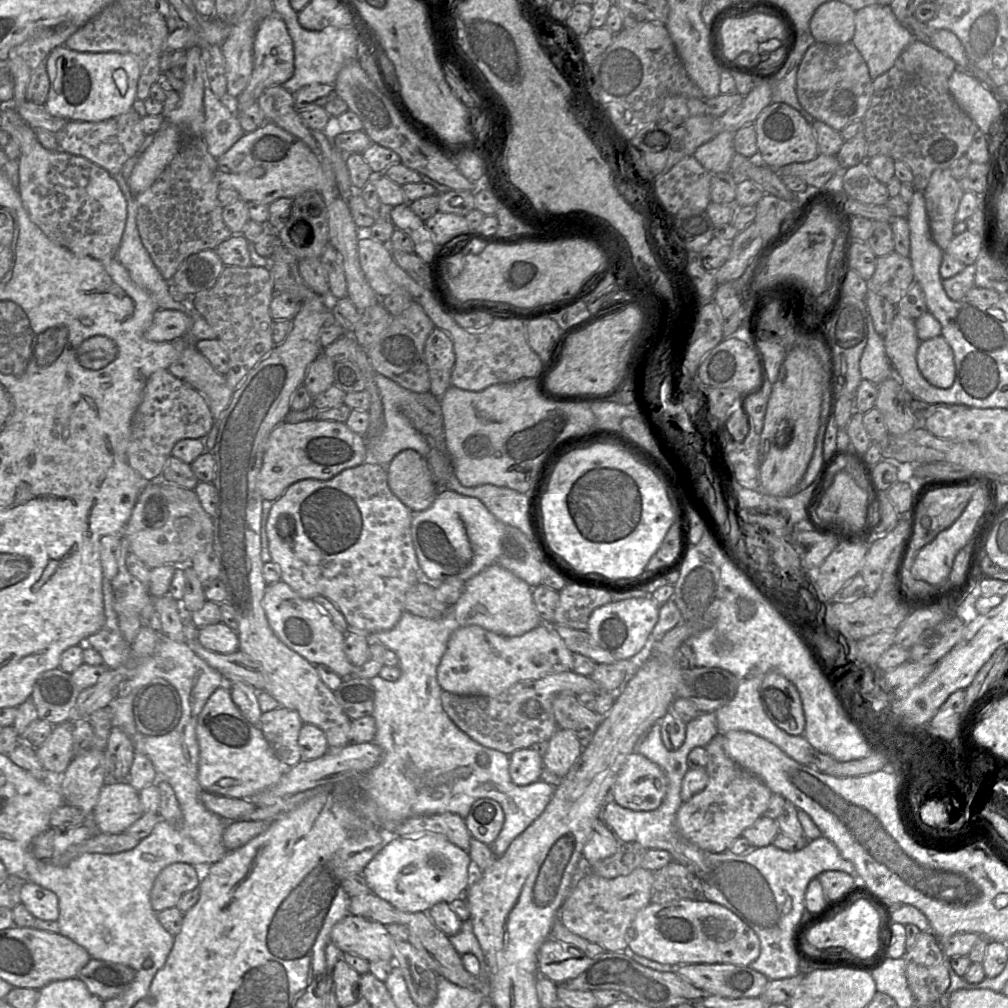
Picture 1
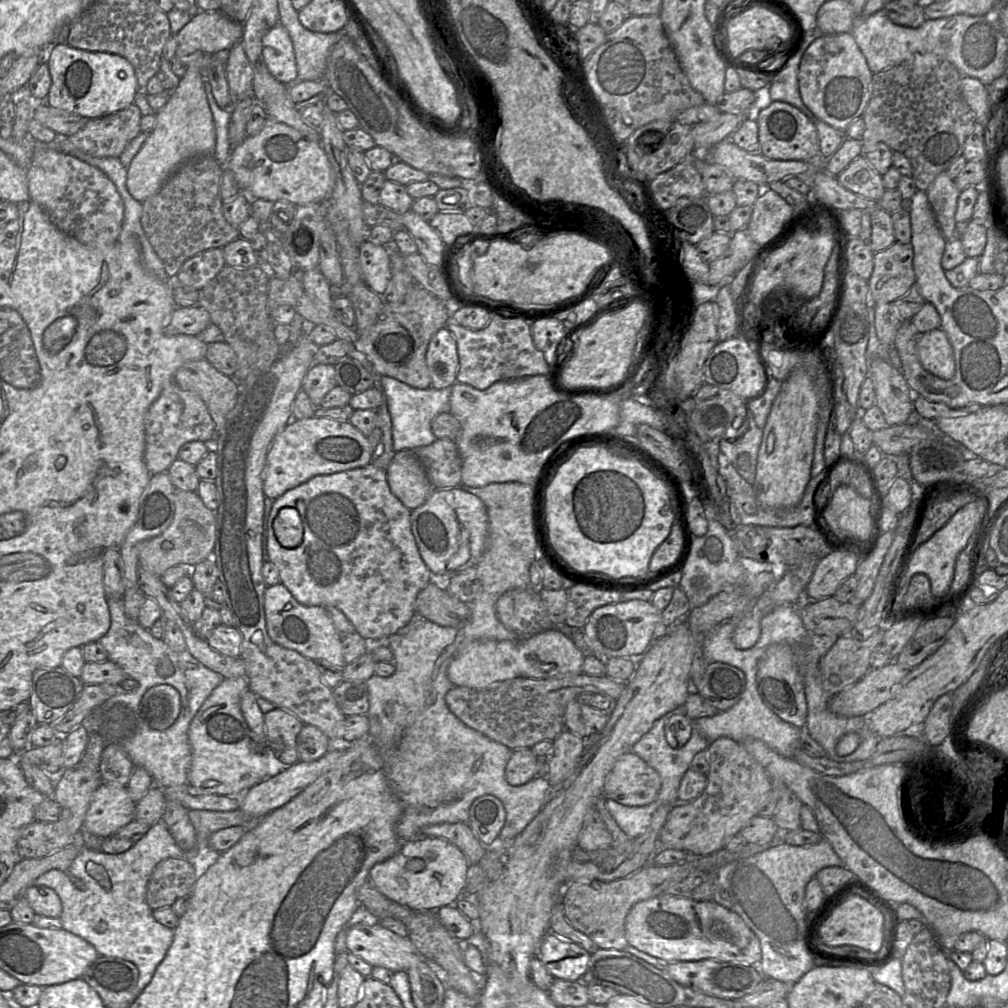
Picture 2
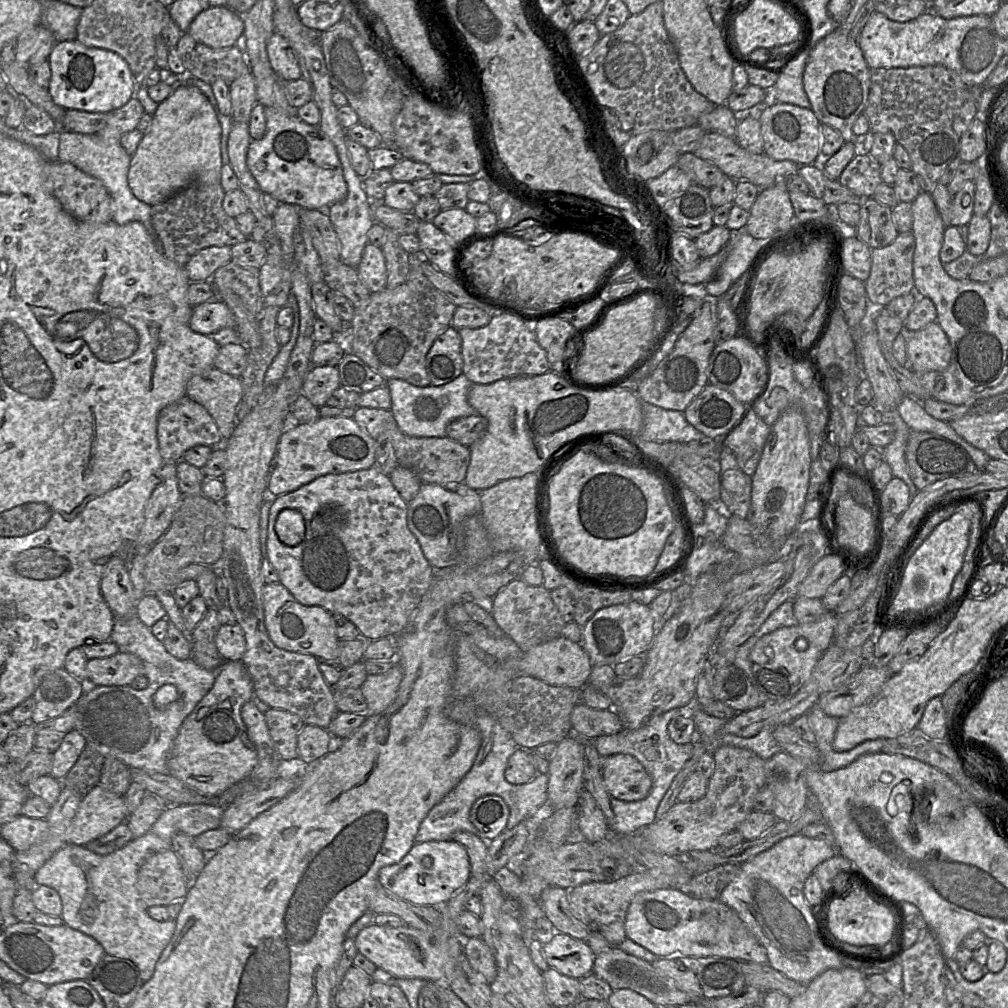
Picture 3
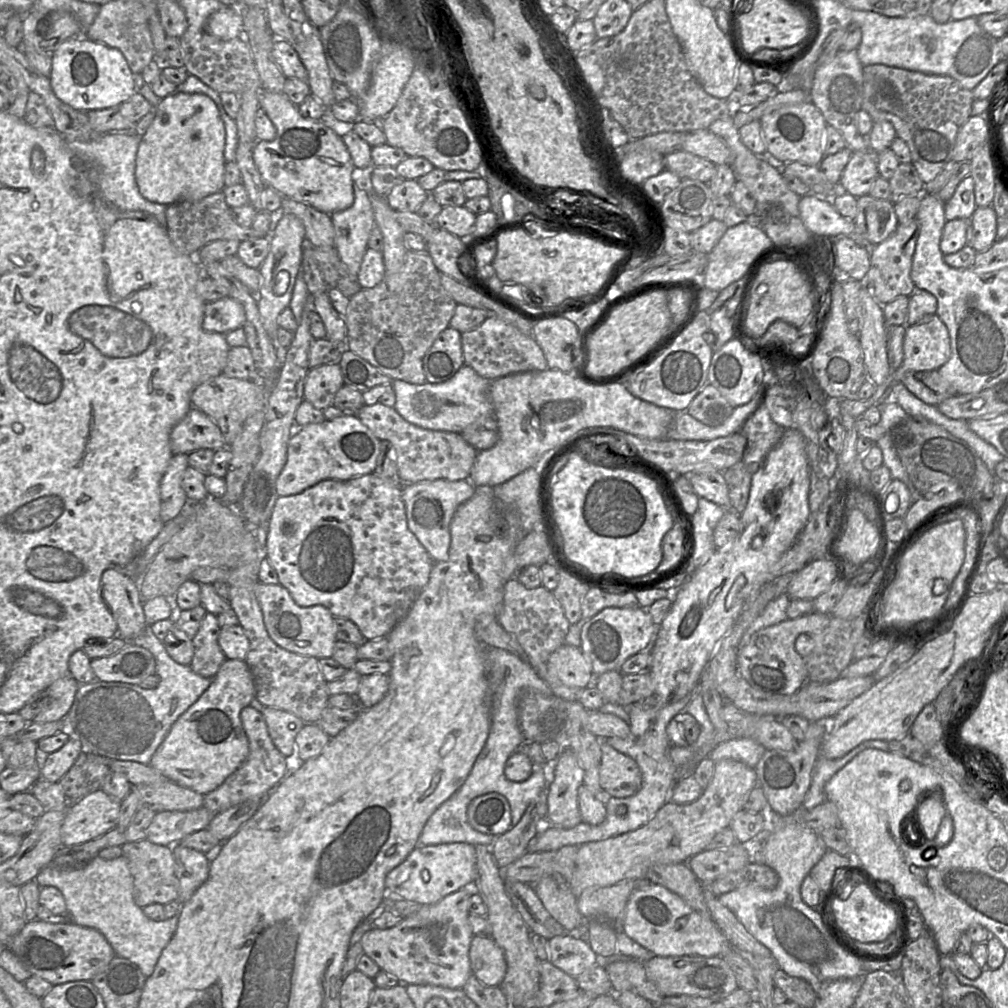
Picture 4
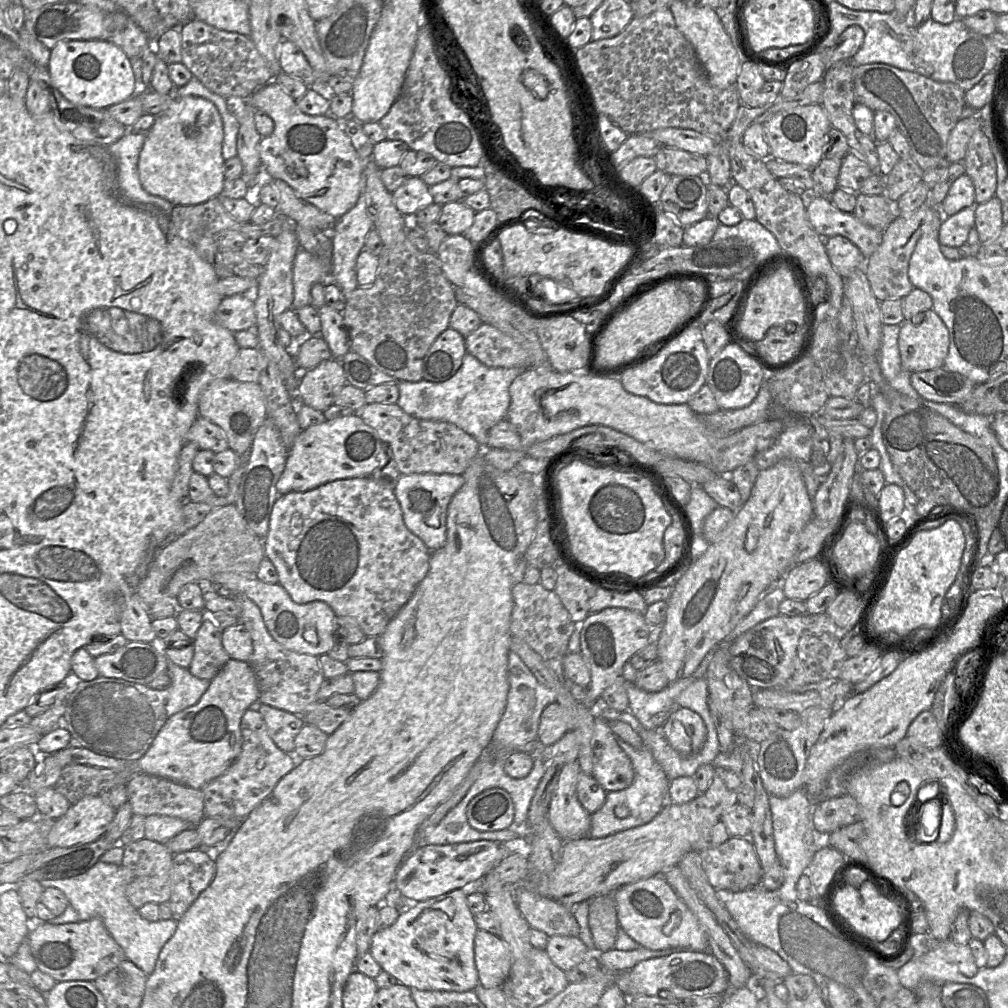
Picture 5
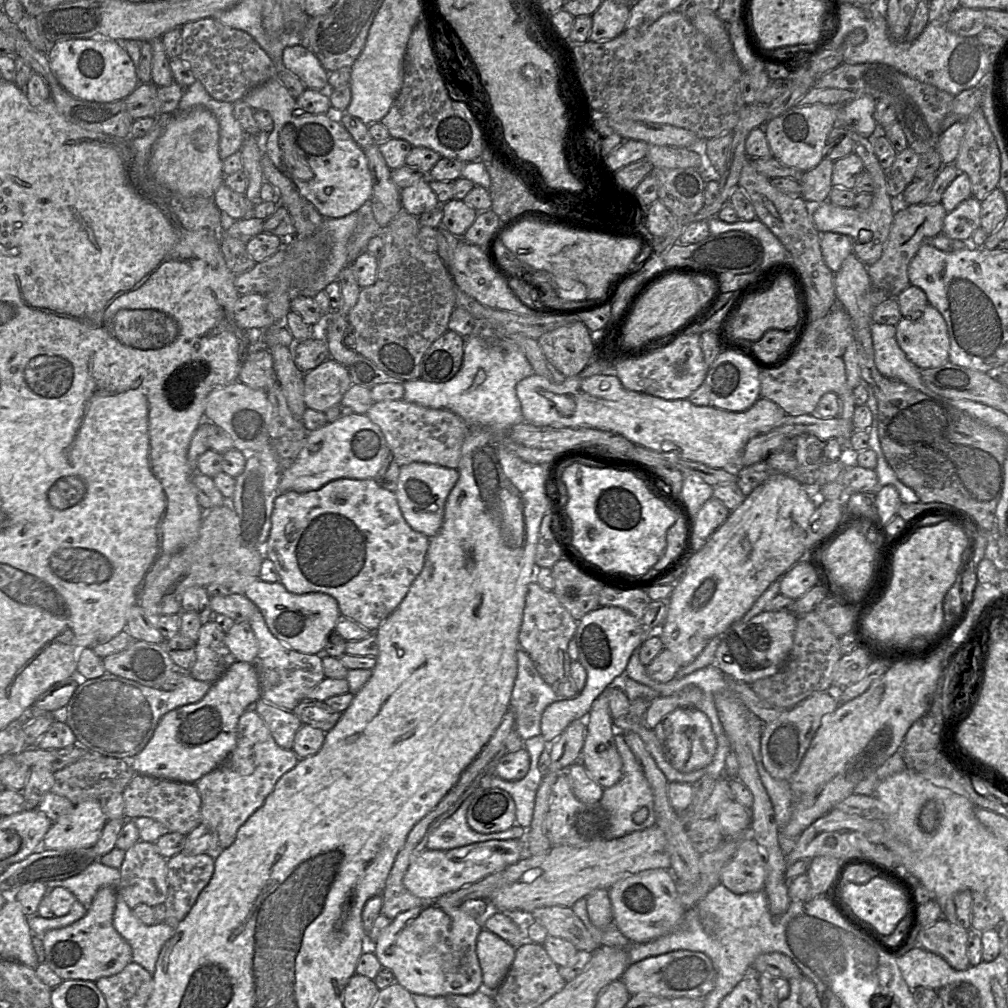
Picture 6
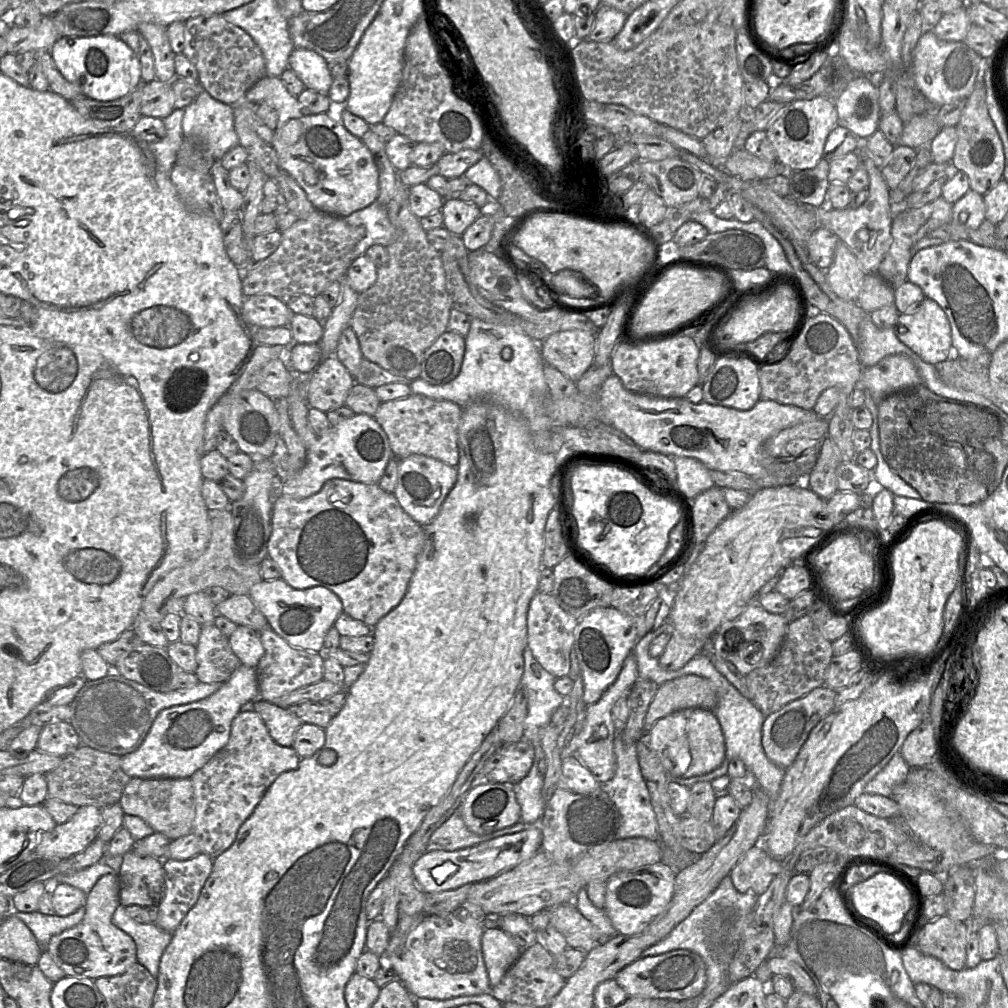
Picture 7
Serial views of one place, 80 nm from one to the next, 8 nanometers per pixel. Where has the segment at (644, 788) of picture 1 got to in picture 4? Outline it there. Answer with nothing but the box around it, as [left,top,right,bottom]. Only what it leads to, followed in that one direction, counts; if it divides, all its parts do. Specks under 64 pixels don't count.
[600,739,642,798]

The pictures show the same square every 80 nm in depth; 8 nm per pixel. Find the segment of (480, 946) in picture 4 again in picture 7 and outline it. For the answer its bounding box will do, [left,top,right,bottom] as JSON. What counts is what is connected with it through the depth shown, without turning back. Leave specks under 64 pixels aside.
[482,928,521,987]

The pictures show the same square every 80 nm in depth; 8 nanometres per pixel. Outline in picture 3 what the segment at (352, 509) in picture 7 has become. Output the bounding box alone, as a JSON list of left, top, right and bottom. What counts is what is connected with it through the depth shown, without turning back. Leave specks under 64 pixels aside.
[266,467,434,641]

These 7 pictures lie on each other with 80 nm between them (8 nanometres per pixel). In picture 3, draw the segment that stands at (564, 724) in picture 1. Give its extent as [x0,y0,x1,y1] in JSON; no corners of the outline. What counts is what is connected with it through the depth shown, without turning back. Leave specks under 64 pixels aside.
[571,704,624,739]

